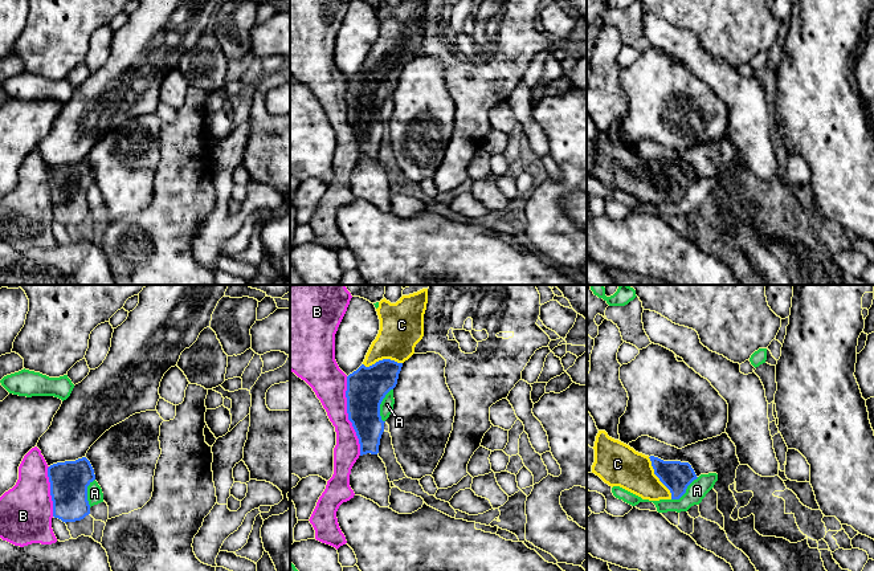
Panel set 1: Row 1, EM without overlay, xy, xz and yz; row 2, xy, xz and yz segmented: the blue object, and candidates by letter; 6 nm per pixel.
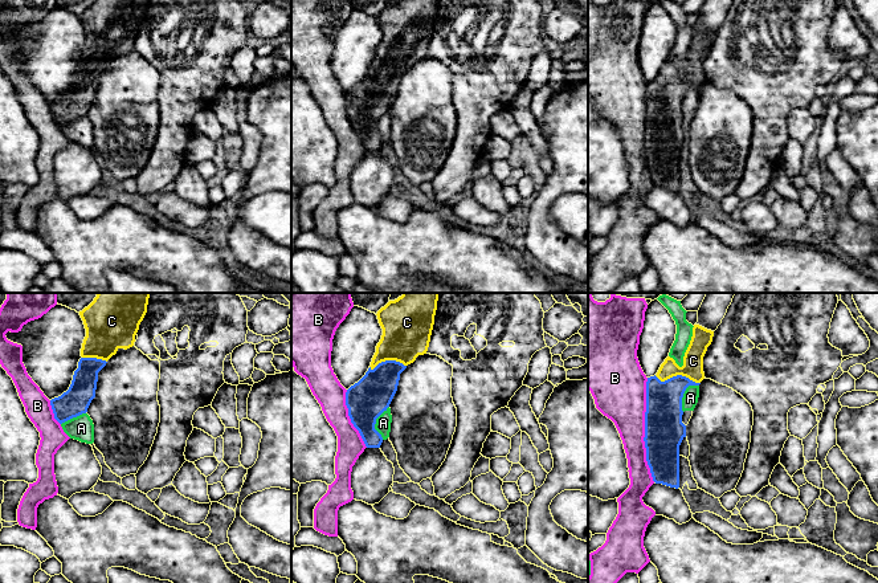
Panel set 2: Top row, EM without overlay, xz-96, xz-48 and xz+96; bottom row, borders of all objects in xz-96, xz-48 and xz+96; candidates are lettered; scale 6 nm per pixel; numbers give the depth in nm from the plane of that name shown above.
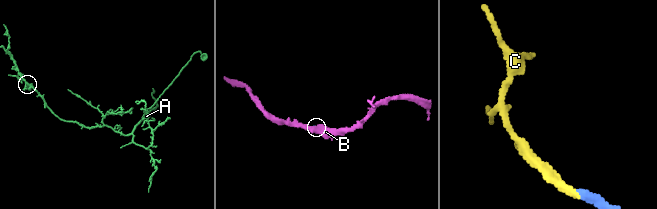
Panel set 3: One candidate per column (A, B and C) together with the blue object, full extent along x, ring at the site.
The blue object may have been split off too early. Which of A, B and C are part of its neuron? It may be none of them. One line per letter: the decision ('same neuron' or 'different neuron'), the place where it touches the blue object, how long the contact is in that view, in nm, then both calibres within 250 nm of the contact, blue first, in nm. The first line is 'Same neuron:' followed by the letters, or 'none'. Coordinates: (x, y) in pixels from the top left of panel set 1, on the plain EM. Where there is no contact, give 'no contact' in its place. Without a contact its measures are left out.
Same neuron: C
A: different neuron; meets blue in xz at (379, 109); contact 220 nm long; 240 nm thick on the blue side, 80 nm on the other
B: different neuron; meets blue in xz at (348, 119); contact 480 nm long; 240 nm thick on the blue side, 220 nm on the other
C: same neuron; meets blue in yz at (658, 180); contact 300 nm long; 180 nm thick on the blue side, 260 nm on the other

